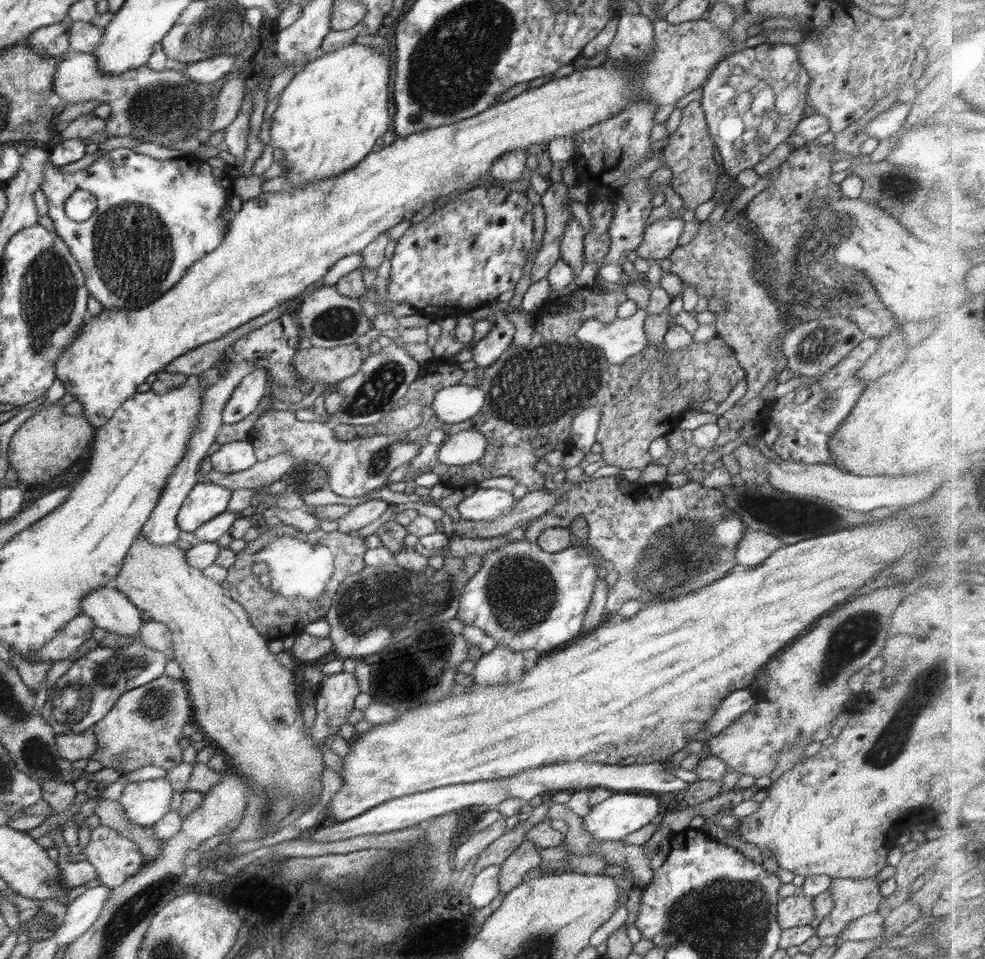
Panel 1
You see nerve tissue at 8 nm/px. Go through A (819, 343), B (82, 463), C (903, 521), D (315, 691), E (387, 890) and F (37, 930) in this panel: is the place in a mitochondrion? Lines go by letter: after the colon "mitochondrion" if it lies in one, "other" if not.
A: mitochondrion
B: other
C: other
D: other
E: mitochondrion
F: mitochondrion

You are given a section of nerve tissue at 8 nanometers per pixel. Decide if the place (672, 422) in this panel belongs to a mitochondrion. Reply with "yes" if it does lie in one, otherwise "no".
no

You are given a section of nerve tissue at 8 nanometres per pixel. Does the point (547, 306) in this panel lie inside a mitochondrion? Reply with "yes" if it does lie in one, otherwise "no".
no

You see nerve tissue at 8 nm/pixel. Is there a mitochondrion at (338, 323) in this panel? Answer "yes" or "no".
yes

